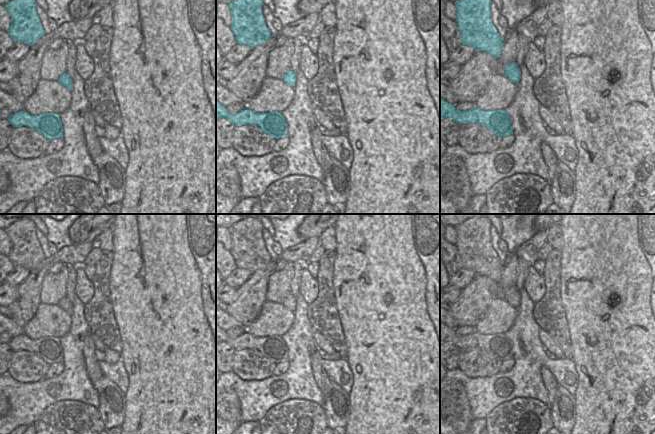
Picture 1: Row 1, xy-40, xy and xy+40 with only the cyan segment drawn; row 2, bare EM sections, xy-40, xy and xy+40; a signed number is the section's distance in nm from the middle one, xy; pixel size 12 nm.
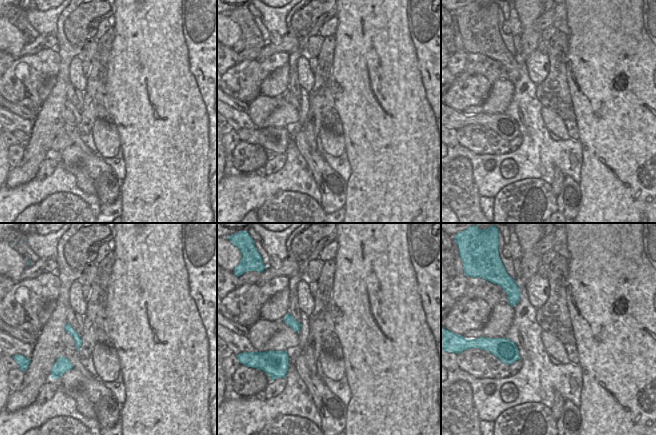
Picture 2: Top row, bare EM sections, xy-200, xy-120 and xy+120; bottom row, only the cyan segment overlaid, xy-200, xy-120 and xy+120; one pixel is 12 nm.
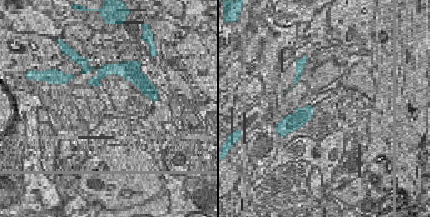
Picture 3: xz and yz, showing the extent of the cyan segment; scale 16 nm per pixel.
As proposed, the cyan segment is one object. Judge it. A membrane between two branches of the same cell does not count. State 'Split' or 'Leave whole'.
Split

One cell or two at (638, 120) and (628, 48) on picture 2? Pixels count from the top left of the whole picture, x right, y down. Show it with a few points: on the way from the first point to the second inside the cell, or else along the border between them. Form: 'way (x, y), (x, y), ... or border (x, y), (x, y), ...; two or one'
way (630, 102), (630, 66); one

